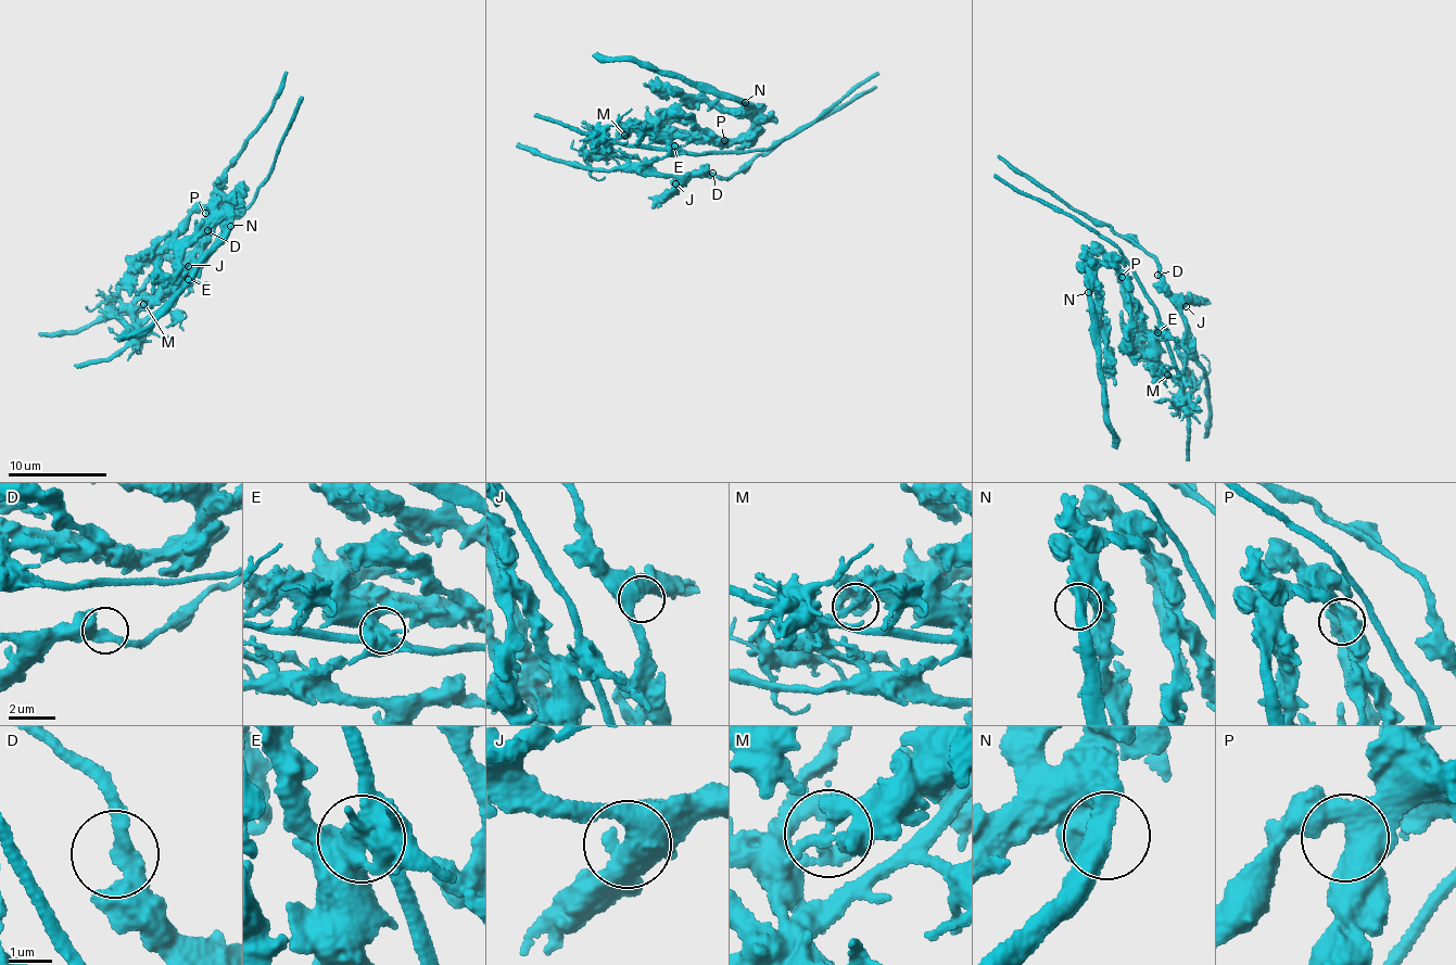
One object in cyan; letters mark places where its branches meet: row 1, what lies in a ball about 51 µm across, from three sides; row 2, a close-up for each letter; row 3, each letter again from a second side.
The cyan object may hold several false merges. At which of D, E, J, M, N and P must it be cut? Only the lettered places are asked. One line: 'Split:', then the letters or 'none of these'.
Split: E, M

